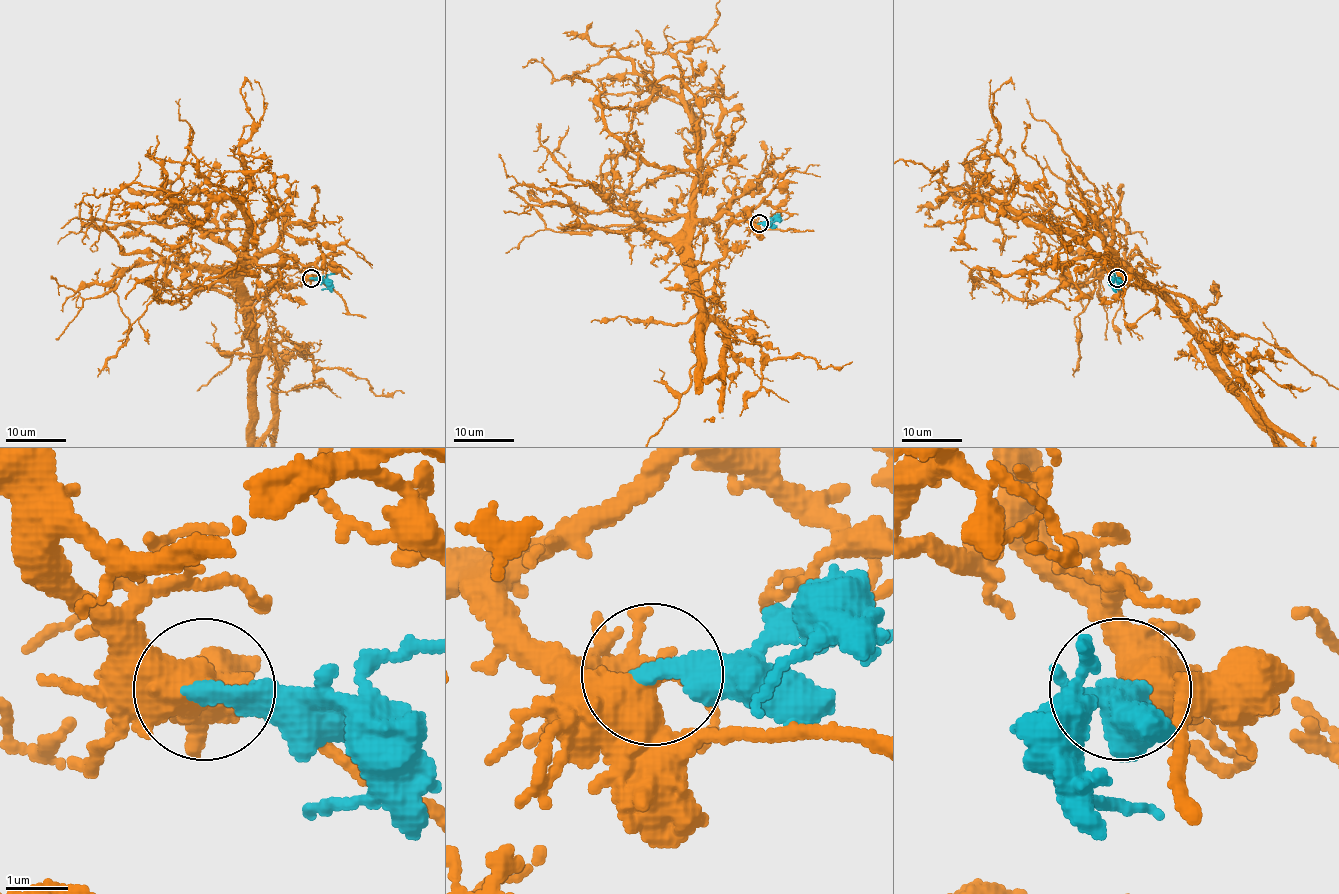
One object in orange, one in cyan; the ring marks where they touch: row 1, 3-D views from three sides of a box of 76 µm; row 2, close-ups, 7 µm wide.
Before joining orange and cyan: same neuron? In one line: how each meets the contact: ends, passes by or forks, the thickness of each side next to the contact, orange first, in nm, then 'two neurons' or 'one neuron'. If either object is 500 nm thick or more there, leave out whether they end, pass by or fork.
600/360 nm | one neuron

